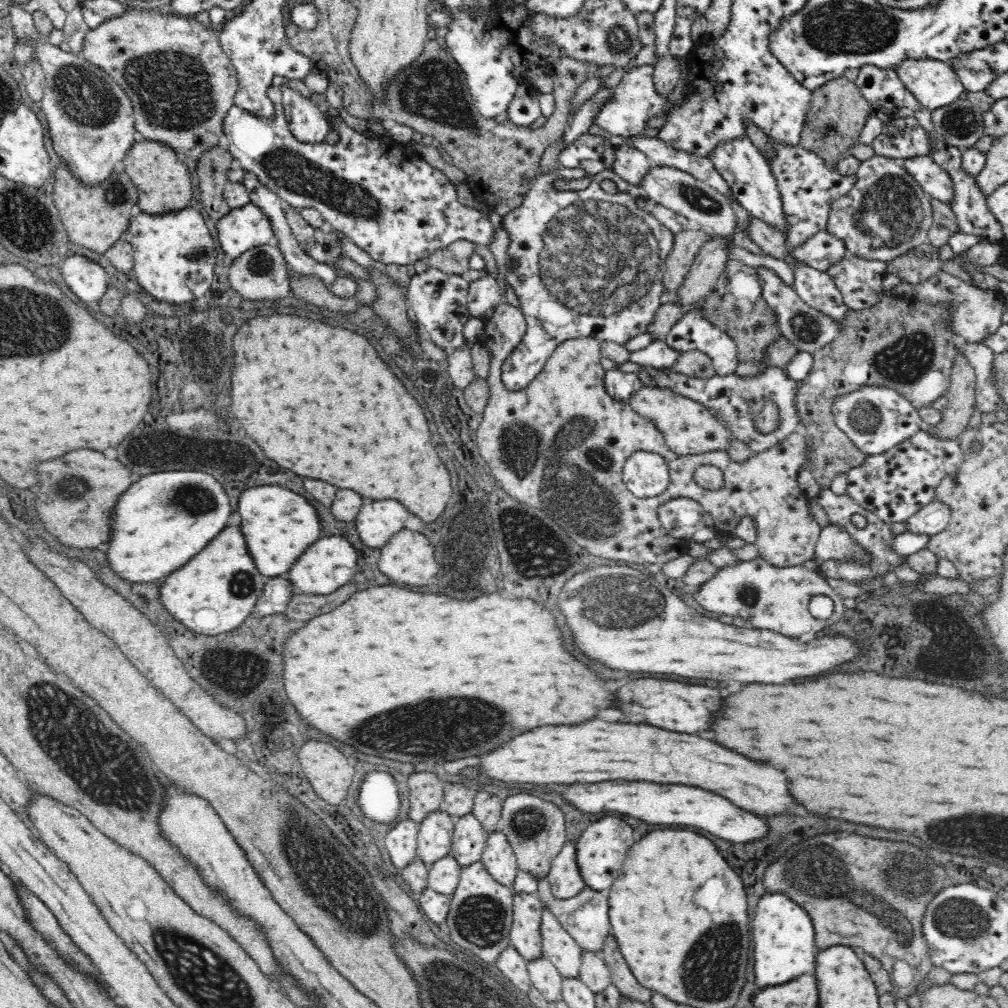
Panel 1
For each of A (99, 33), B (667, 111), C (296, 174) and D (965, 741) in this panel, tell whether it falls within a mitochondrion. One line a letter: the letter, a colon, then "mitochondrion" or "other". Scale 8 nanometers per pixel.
A: other
B: other
C: mitochondrion
D: other

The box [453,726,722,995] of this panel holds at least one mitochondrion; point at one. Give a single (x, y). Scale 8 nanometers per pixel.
(529, 824)

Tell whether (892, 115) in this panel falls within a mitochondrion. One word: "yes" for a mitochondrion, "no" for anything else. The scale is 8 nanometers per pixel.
no

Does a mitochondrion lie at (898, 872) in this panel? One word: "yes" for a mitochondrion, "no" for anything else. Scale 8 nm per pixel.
yes

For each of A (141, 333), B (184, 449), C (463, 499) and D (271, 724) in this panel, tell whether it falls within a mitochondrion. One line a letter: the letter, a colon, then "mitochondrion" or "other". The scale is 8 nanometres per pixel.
A: other
B: other
C: other
D: other

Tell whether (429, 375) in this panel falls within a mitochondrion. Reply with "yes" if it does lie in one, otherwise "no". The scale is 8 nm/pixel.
no

